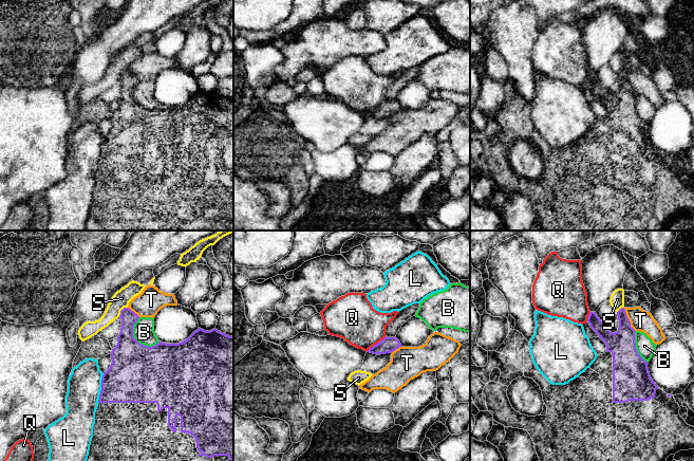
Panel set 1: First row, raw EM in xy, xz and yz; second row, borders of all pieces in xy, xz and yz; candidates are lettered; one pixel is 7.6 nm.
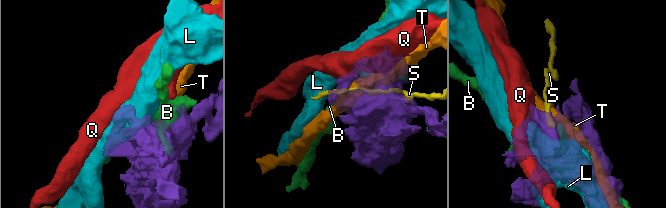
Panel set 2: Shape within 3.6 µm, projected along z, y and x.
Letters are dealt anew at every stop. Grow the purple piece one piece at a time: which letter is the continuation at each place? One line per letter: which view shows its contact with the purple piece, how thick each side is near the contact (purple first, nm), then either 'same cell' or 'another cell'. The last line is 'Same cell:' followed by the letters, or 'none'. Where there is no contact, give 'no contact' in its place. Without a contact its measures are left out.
B: contact in xy; calibres 400 and 160 nm; another cell
L: contact in xy; calibres 380 and 260 nm; another cell
Q: contact in xz; calibres 120 and 340 nm; another cell
S: contact in xy; calibres 140 and 130 nm; another cell
T: contact in yz; calibres 200 and 160 nm; another cell
Same cell: none

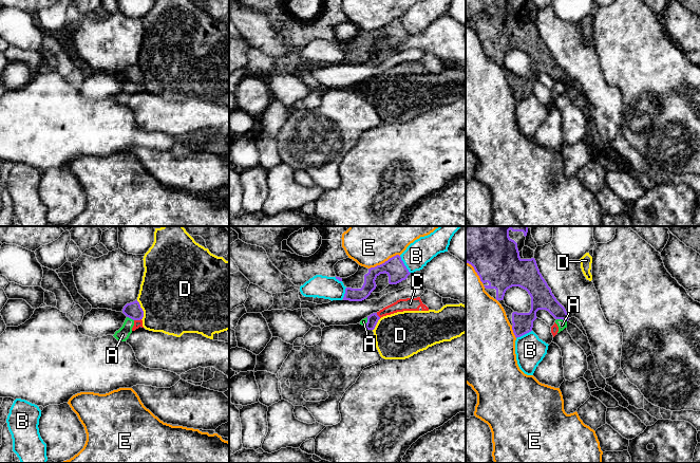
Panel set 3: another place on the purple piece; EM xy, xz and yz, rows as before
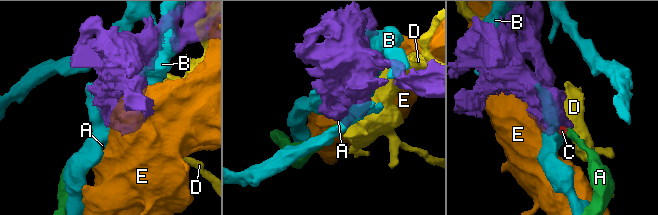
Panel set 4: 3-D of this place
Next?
A: contact in yz; calibres 180 and 70 nm; another cell
B: contact in xz; calibres 150 and 200 nm; another cell
C: contact in xy; calibres 120 and 60 nm; another cell
D: contact in xy; calibres 120 and 480 nm; another cell
E: contact in xz; calibres 150 and 240 nm; another cell
Same cell: none

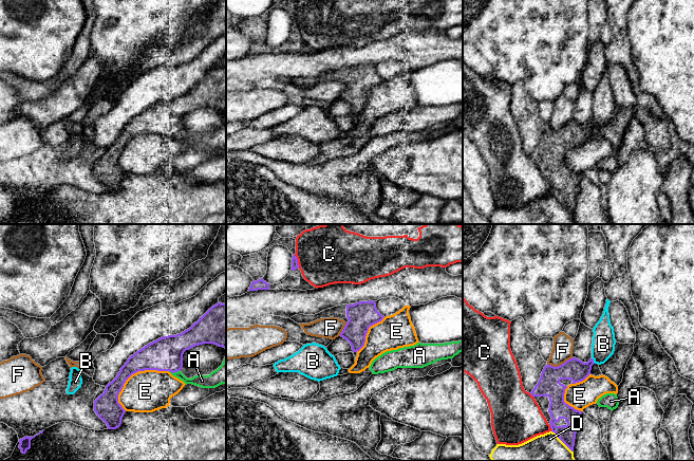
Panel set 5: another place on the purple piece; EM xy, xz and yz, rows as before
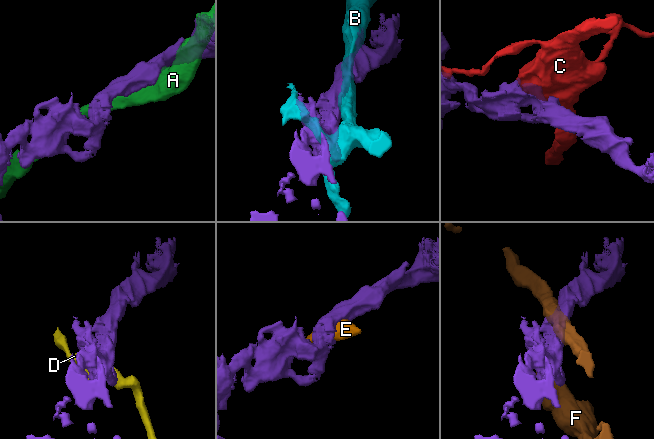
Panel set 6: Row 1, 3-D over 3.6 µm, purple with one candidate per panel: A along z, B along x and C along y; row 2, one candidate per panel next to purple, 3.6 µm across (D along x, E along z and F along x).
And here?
A: contact in xy; calibres 260 and 100 nm; another cell
B: contact in yz; calibres 170 and 180 nm; another cell
C: contact in xz; calibres 50 and 360 nm; another cell
D: contact in yz; calibres 140 and 380 nm; another cell
E: contact in xy; calibres 260 and 320 nm; another cell
F: contact in yz; calibres 170 and 160 nm; another cell
Same cell: none

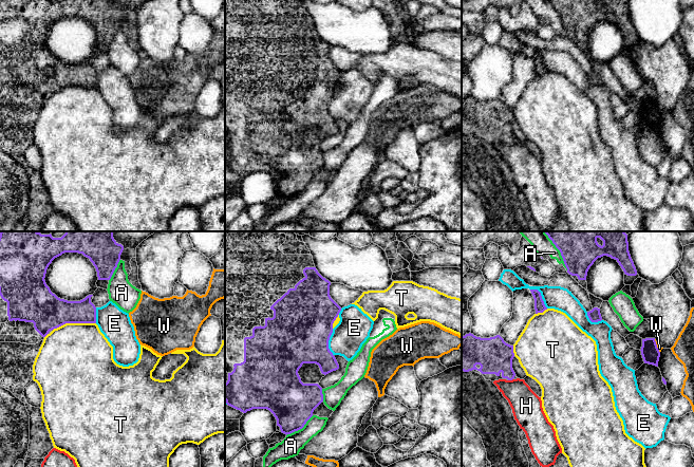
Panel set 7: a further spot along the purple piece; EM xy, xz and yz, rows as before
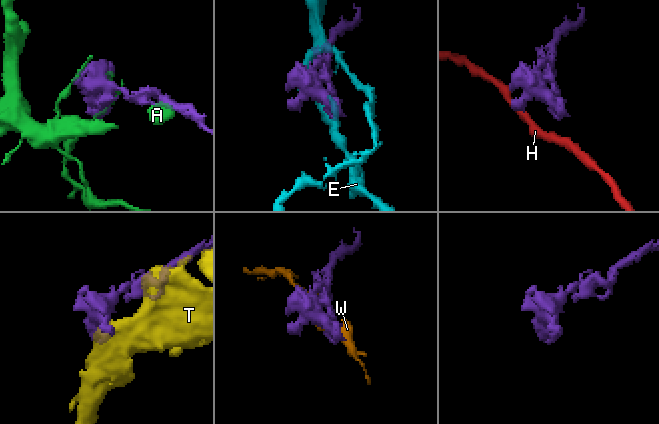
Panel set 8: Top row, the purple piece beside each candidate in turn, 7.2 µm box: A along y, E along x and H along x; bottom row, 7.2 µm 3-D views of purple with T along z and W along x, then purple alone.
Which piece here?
A: contact in yz; calibres 260 and 140 nm; another cell
E: contact in xz; calibres 460 and 260 nm; another cell
H: contact in yz; calibres 260 and 220 nm; another cell
T: contact in xy; calibres 280 and 500 nm; another cell
W: contact in yz; calibres 140 and 30 nm; another cell
Same cell: none

